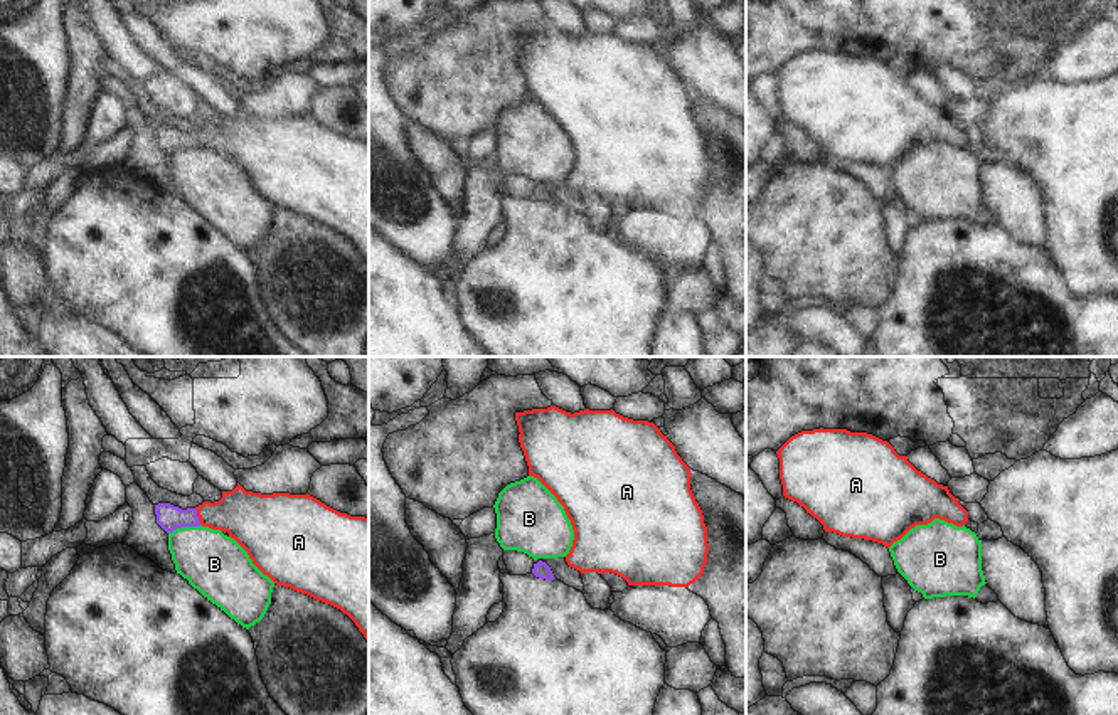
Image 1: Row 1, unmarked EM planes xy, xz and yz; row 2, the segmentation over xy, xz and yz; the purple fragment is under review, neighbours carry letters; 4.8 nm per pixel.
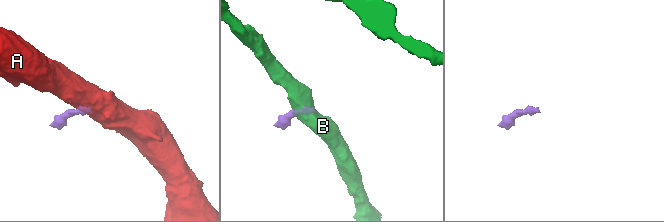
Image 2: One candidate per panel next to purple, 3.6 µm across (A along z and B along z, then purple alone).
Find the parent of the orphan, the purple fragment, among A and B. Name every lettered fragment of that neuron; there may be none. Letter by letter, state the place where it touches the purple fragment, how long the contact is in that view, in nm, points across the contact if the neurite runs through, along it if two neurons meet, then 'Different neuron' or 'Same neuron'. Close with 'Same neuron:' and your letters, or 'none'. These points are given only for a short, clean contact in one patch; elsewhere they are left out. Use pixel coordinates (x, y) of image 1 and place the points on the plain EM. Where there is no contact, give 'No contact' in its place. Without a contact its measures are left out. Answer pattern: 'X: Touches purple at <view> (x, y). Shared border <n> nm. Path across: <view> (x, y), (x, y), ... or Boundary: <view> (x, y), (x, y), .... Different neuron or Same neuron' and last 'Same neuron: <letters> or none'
A: Touches purple at xy (197, 140). Shared border 90 nm. Path across: xy (169, 140), (197, 140), (250, 142). Same neuron
B: Touches purple at xy (184, 148). Shared border 170 nm. Boundary: xy (201, 148), (182, 148), (169, 157). Different neuron
Same neuron: A

